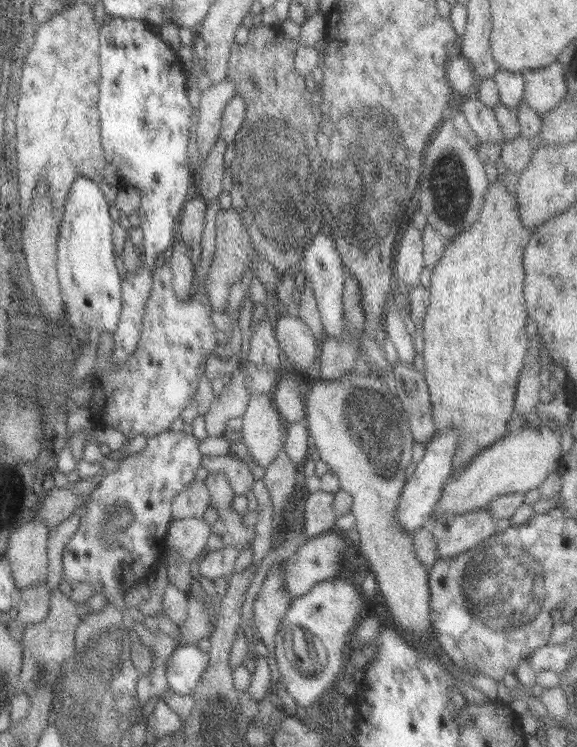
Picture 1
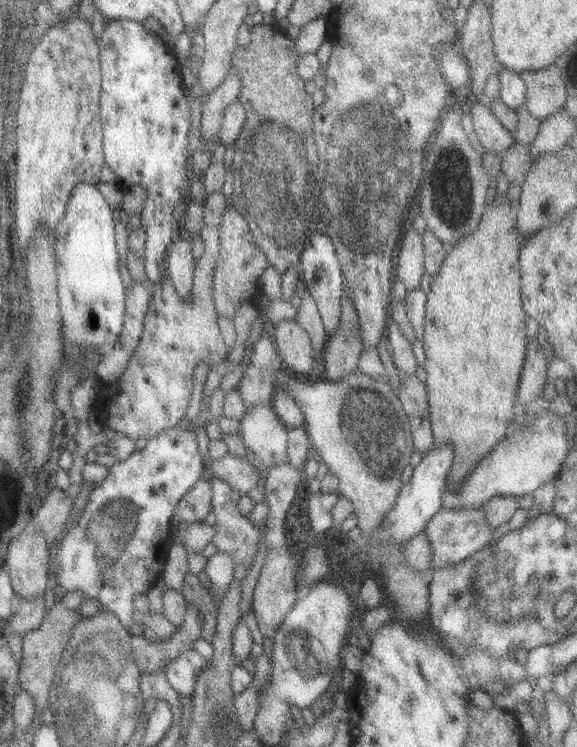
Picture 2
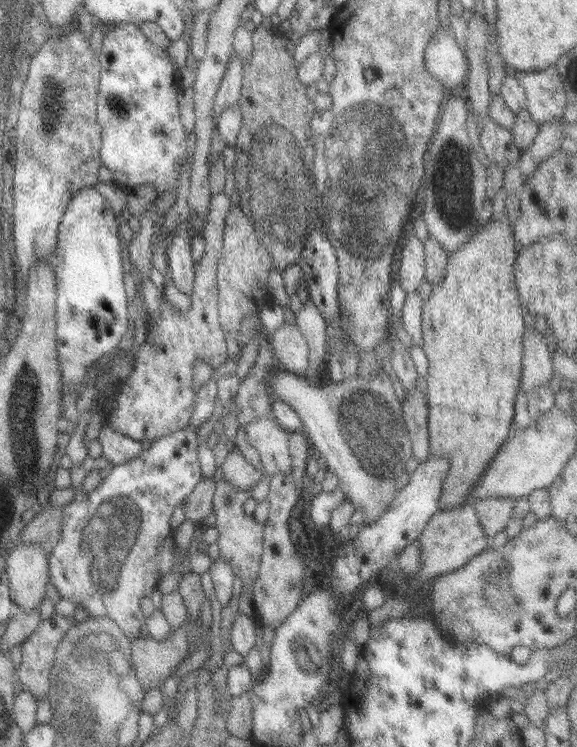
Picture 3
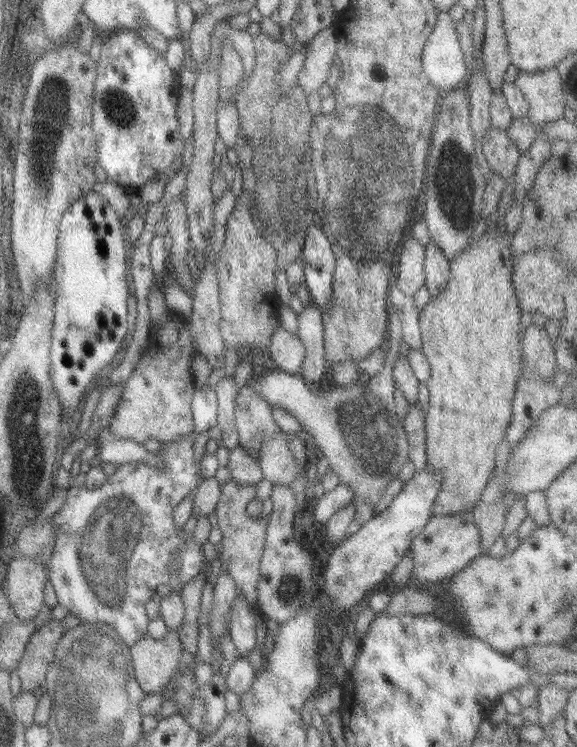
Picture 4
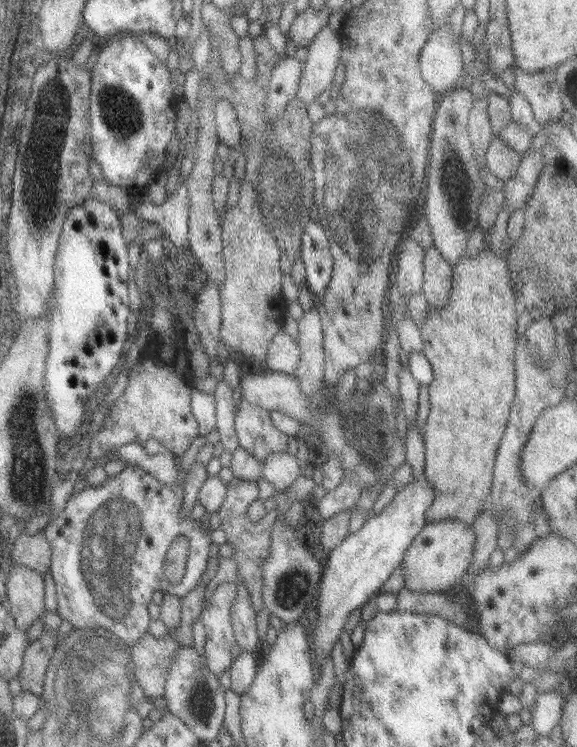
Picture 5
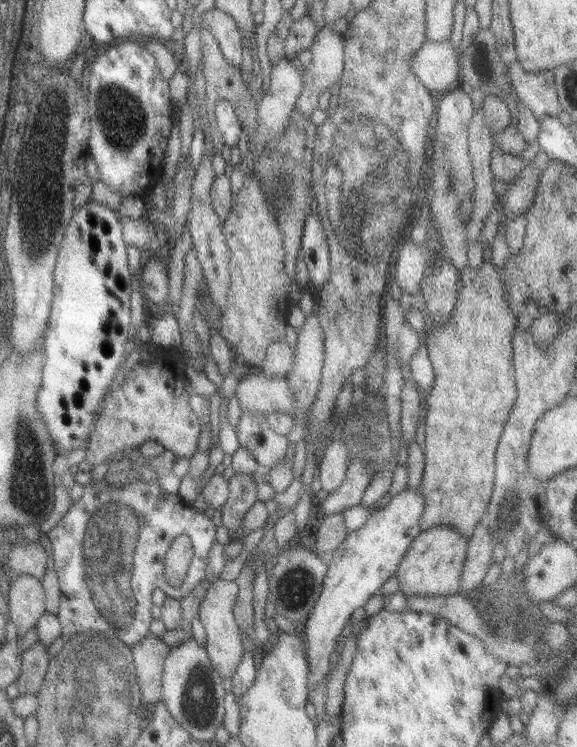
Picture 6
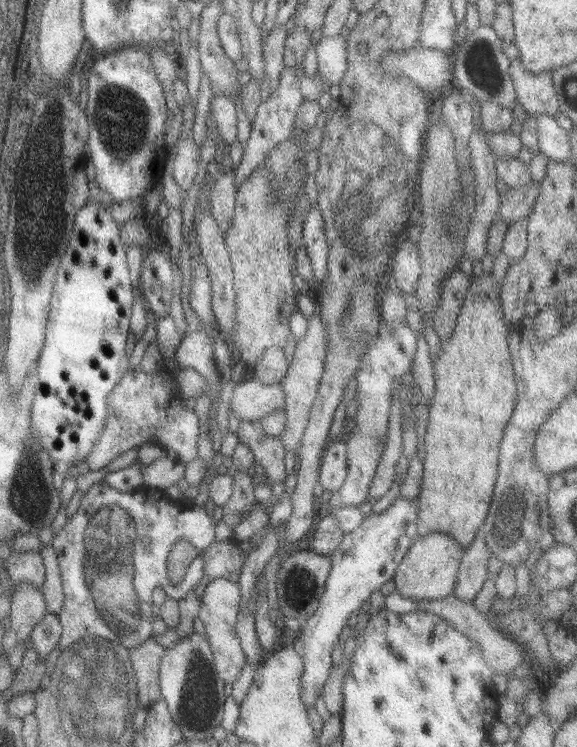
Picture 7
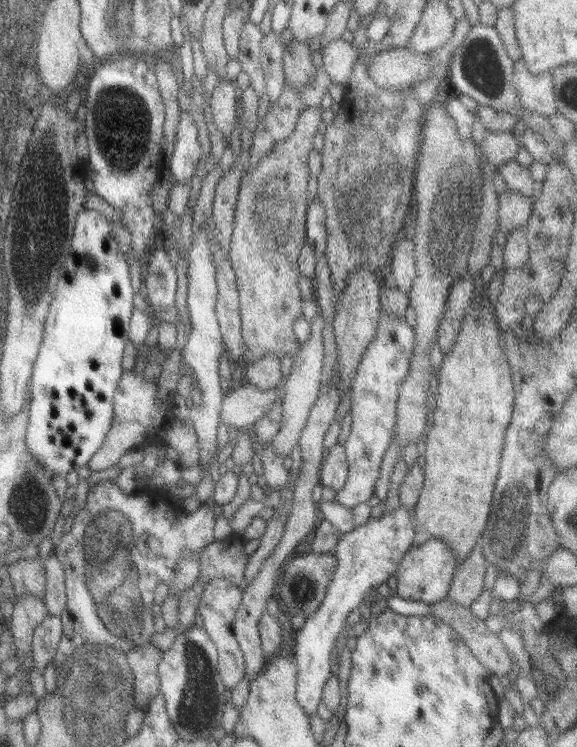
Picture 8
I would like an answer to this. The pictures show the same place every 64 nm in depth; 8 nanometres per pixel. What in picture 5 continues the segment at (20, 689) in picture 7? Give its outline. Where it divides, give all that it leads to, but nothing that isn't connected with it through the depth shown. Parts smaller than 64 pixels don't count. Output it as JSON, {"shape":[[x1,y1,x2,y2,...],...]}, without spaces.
{"shape":[[41,631,39,637,26,646,22,654,22,665,18,672,21,691,42,694,45,669,54,654,56,631]]}

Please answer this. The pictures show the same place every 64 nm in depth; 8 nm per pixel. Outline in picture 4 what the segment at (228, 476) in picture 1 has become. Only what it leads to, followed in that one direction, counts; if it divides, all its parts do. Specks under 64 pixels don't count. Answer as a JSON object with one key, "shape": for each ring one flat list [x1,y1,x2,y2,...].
{"shape":[[237,447,231,449,227,456,227,469,231,481,238,486,253,485,255,486,262,479,262,473,258,462,248,456,243,448]]}

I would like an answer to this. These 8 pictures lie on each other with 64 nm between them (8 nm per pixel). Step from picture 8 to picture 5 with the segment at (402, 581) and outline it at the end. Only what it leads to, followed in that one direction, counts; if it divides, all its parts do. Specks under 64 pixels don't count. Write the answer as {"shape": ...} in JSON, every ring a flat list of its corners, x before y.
{"shape":[[439,519,425,523,409,544,399,567,403,573,403,587,411,591,439,592,459,586,471,562,475,538,472,528,457,519]]}

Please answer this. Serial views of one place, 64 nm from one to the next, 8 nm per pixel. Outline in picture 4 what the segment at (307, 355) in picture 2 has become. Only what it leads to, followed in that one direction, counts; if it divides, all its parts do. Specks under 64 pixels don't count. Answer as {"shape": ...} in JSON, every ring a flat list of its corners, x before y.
{"shape":[[281,326,271,333,271,342,267,345,267,354,279,371,297,375,305,356,303,343,295,333,285,331]]}

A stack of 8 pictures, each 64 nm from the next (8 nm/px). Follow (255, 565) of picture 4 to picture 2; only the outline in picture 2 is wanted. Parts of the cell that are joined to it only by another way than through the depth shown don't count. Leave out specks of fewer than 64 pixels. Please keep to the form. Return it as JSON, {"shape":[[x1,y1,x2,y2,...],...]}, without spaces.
{"shape":[[212,476,207,482,211,488,210,511,215,518,215,523,212,526,214,535,210,543,215,545,216,552,229,554,233,559,233,566,243,563,246,568,249,568,261,536,259,533,260,526,253,524,246,515,239,514,237,504,234,502,236,494,225,482]]}

